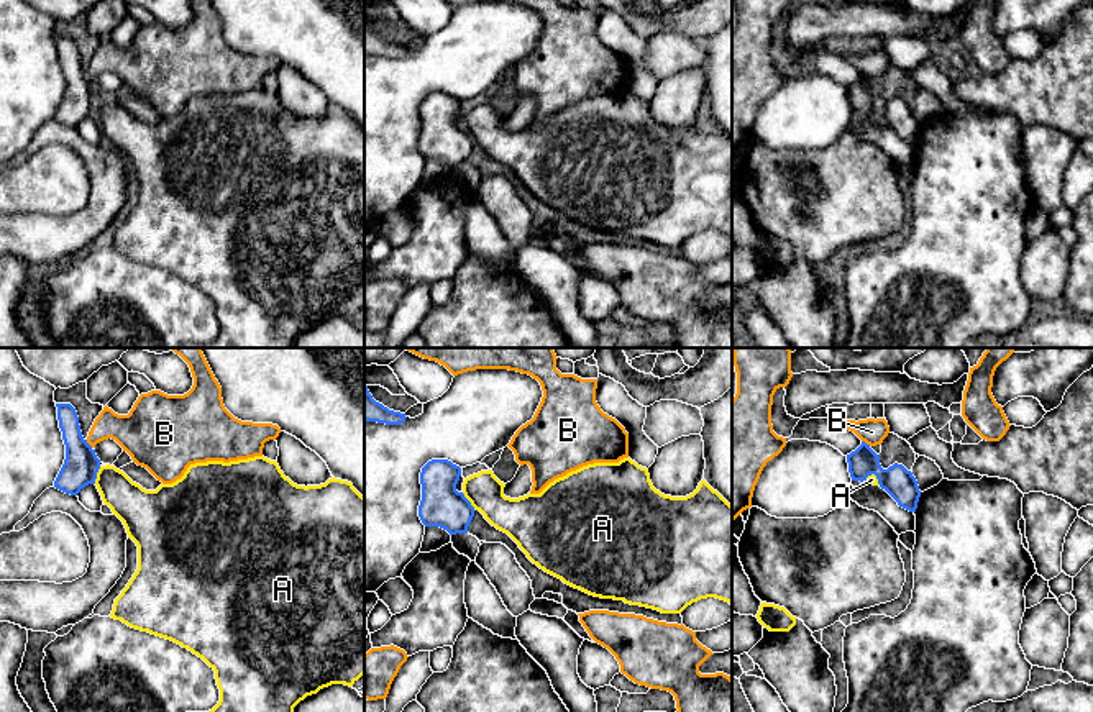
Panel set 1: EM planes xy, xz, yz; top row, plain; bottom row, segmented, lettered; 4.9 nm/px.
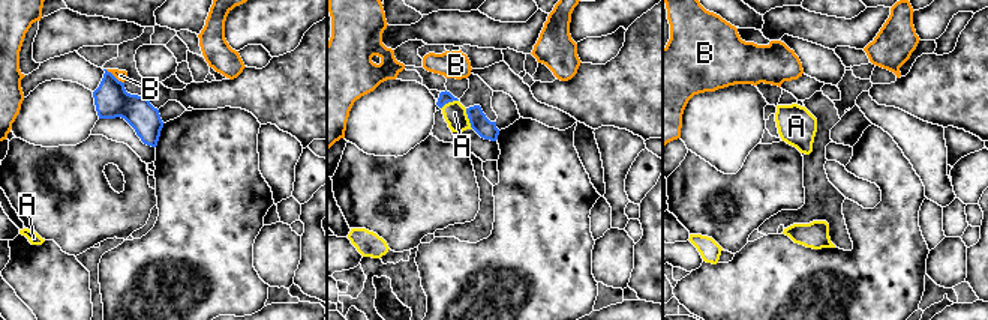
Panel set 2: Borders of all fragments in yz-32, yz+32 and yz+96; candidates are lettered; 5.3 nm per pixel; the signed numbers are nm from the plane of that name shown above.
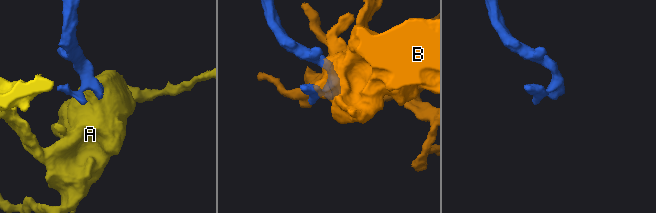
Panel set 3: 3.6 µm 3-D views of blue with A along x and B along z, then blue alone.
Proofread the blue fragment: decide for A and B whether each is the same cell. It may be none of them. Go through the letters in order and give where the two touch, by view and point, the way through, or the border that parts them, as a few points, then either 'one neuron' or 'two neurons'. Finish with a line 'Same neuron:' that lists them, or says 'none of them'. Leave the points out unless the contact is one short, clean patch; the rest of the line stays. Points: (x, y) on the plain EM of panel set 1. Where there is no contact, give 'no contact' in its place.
A: contact xy (96, 107); way xy (81, 97), (96, 107), (104, 109), (135, 138); one neuron
B: contact yz (865, 76); border yz (862, 73), (870, 77); two neurons
Same neuron: A

